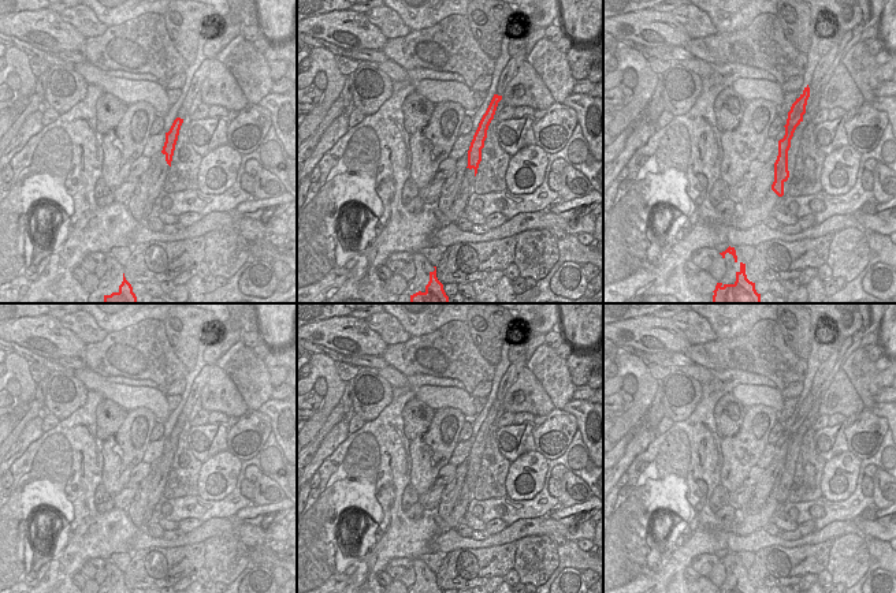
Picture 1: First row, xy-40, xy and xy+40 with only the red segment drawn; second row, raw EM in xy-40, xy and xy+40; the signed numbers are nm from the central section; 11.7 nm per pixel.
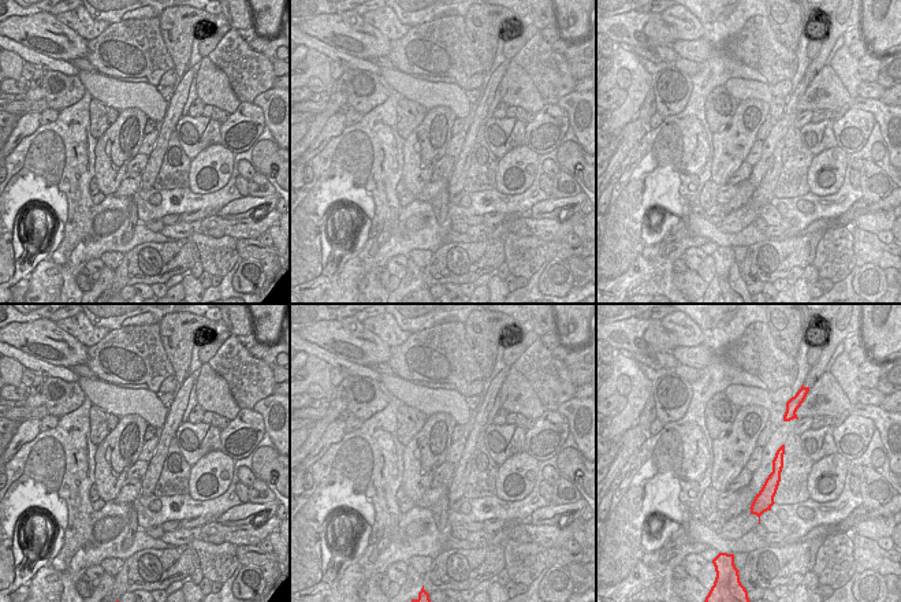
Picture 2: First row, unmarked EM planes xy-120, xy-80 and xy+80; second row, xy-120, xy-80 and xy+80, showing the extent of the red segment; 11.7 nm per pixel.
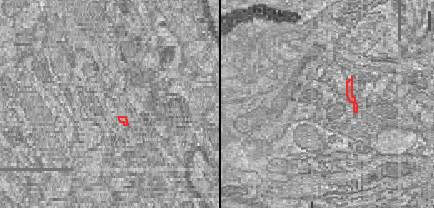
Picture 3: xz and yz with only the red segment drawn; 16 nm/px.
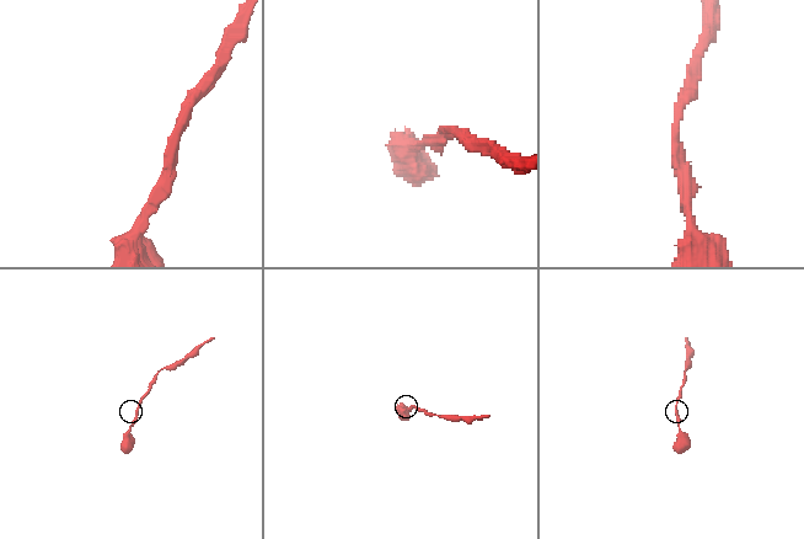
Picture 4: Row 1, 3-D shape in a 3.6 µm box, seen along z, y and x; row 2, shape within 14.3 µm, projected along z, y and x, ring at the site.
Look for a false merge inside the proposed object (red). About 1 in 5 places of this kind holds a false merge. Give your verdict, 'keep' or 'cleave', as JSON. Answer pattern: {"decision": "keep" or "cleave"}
{"decision": "keep"}

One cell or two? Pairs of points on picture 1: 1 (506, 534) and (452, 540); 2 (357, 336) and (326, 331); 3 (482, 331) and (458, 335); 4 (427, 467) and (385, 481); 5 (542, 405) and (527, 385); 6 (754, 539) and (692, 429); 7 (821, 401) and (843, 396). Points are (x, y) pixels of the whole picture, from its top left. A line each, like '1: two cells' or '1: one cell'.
1: one cell
2: one cell
3: two cells
4: two cells
5: one cell
6: two cells
7: one cell

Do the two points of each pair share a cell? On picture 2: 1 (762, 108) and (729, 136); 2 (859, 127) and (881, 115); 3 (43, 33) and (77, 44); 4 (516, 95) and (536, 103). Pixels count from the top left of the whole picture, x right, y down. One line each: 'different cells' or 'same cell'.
1: same cell
2: different cells
3: same cell
4: same cell

